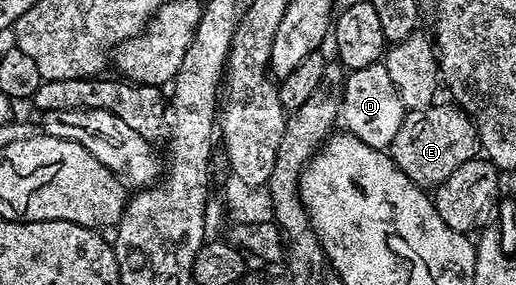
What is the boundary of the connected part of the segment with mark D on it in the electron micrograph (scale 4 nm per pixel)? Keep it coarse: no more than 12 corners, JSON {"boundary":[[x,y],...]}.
{"boundary":[[384,62],[346,74],[348,134],[387,149],[403,105]]}

